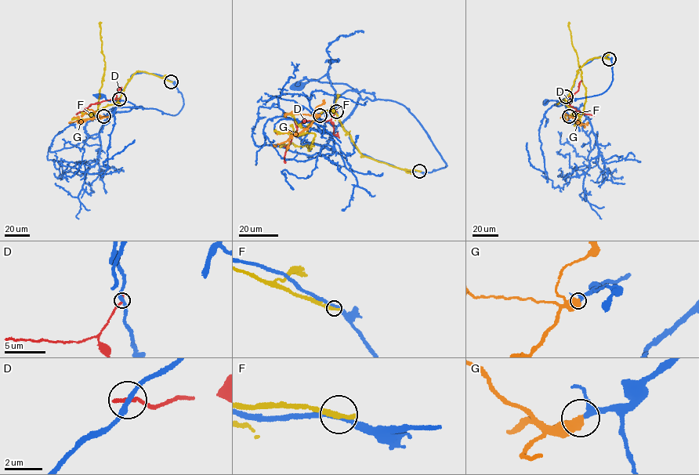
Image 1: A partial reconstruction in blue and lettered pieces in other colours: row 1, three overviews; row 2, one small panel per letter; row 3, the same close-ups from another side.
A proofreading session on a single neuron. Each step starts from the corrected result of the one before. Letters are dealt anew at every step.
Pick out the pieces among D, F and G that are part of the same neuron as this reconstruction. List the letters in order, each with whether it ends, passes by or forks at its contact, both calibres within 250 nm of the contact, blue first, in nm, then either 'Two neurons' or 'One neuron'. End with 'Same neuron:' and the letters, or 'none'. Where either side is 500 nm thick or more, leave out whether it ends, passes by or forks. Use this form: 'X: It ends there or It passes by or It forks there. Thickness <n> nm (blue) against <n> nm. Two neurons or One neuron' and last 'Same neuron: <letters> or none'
D: It ends there. Thickness 240 nm (blue) against 240 nm. Two neurons
F: It ends there. Thickness 260 nm (blue) against 340 nm. Two neurons
G: Thickness 240 nm (blue) against 600 nm. One neuron
Same neuron: G

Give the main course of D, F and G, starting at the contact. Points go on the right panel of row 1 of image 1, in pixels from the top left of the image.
D: (566, 96), (571, 97), (569, 104), (577, 111), (595, 114)
F: (609, 59), (589, 59), (578, 70), (565, 104), (579, 117), (585, 88), (569, 22)
G: (569, 116), (576, 118), (584, 127)

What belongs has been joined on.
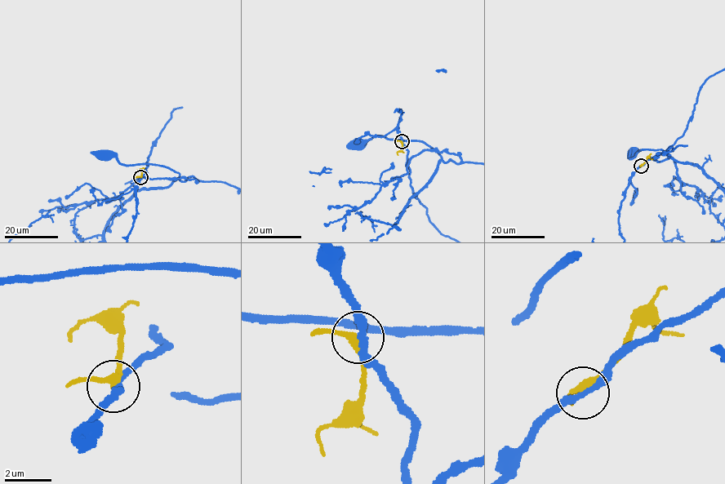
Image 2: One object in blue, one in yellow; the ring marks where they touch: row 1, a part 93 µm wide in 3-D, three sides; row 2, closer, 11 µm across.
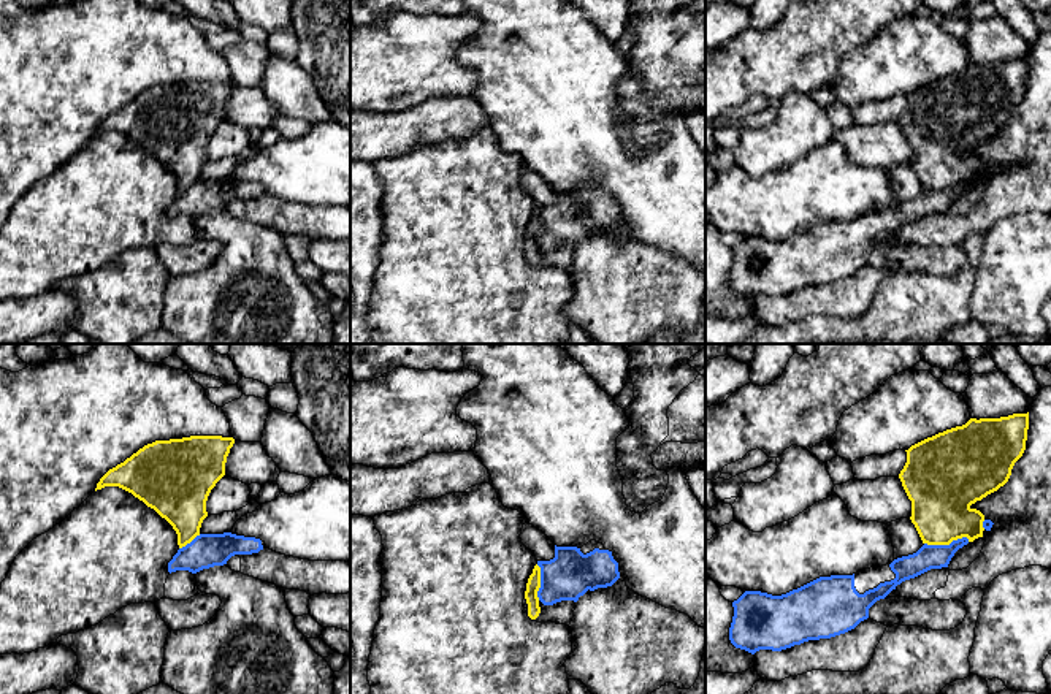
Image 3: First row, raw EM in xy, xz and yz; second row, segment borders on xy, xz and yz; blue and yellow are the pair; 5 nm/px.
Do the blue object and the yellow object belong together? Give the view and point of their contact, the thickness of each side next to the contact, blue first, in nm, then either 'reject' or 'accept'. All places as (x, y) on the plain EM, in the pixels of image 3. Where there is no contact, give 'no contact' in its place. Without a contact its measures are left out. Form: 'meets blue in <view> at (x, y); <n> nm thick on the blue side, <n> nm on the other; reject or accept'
meets blue in yz at (947, 190); 130 nm thick on the blue side, 300 nm on the other; reject

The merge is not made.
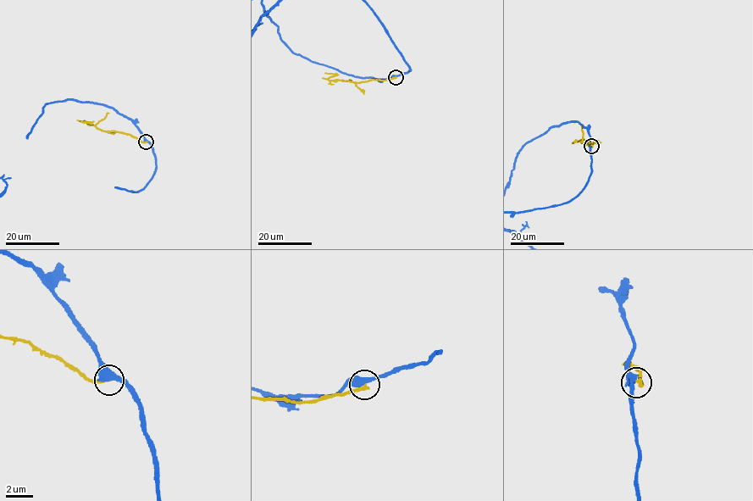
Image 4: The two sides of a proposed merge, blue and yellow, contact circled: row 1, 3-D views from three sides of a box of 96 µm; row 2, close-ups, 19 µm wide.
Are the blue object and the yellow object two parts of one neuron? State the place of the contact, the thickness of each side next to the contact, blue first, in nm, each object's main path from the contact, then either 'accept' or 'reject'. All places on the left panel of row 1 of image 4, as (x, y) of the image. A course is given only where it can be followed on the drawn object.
at (146, 141); 480 nm thick on the blue side, 280 nm on the other; yellow runs (146, 141), (130, 134), (105, 131), (83, 121), (89, 122), (80, 121); reject

